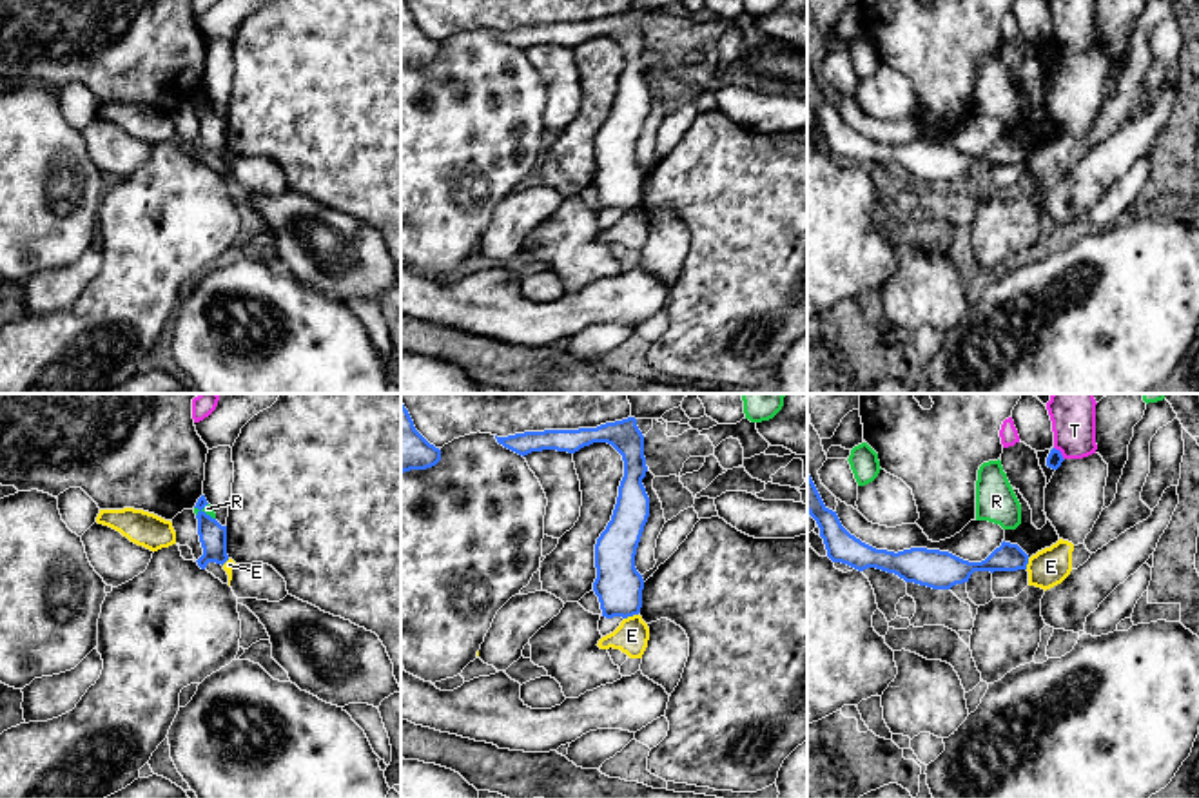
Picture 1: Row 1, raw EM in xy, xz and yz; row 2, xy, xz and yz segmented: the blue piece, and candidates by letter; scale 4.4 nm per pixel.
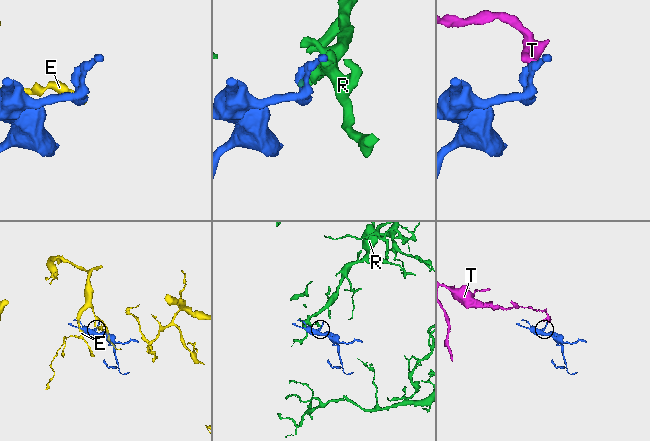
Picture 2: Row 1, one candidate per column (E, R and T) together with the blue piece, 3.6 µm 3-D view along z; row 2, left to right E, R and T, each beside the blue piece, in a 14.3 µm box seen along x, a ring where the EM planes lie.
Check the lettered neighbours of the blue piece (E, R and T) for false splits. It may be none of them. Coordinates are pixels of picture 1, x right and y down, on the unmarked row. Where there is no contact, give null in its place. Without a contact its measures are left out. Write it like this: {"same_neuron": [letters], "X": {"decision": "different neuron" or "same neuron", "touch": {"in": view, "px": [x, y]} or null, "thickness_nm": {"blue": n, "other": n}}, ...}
{"same_neuron": [], "E": {"decision": "different neuron", "touch": {"in": "xz", "px": [630, 209]}, "thickness_nm": {"blue": 220, "other": 150}}, "R": {"decision": "different neuron", "touch": {"in": "xy", "px": [204, 106]}, "thickness_nm": {"blue": 120, "other": 40}}, "T": {"decision": "different neuron", "touch": {"in": "yz", "px": [1060, 48]}, "thickness_nm": {"blue": 70, "other": 190}}}

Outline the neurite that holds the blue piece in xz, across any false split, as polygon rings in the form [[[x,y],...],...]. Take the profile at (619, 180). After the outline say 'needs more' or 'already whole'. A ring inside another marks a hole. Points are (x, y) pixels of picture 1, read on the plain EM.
[[[635,11],[606,16],[597,22],[544,24],[497,31],[504,42],[528,49],[557,44],[575,47],[593,36],[611,38],[624,54],[624,71],[617,98],[606,123],[595,138],[597,172],[593,185],[599,190],[602,210],[633,210],[642,201],[644,172],[635,161],[637,141],[649,111],[649,91],[642,78],[648,60],[644,29]]]; already whole

